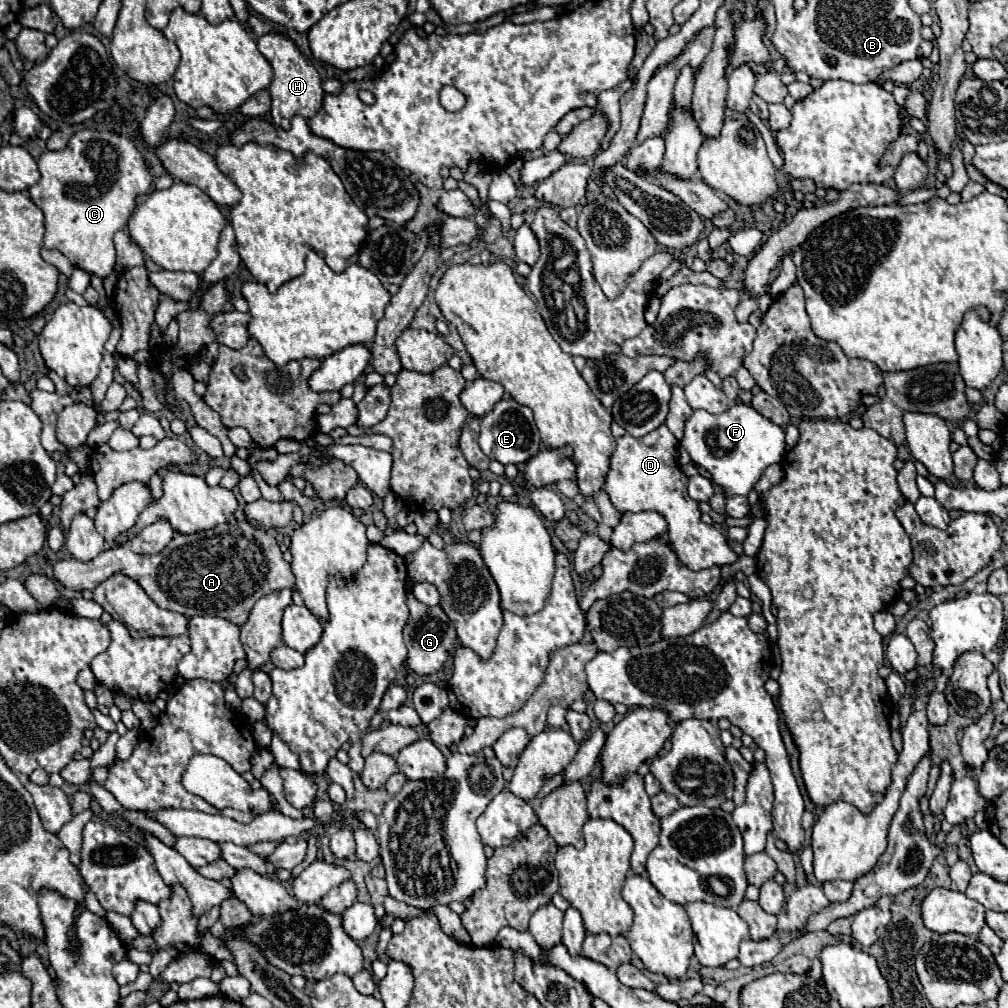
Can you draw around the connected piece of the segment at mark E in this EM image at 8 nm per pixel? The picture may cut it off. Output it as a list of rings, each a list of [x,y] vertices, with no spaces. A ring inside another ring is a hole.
[[[502,399],[494,405],[494,409],[490,413],[486,413],[482,419],[482,427],[480,427],[480,439],[478,445],[484,451],[484,455],[488,455],[494,461],[500,461],[502,465],[520,465],[526,463],[528,459],[532,459],[538,451],[540,451],[540,433],[538,427],[534,423],[532,411],[520,403],[516,403],[514,399]]]

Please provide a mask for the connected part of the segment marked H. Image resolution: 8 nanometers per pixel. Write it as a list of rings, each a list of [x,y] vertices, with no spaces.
[[[266,33],[258,39],[258,49],[260,53],[270,61],[272,69],[274,69],[274,79],[270,83],[270,97],[272,97],[272,121],[276,127],[288,129],[290,121],[294,115],[302,115],[304,119],[312,119],[320,107],[322,107],[322,97],[324,97],[324,89],[322,89],[322,79],[318,75],[318,71],[302,57],[300,49],[296,47],[296,43],[282,35],[282,33]]]

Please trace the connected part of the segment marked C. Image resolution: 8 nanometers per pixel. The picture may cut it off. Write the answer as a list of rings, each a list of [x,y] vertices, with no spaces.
[[[78,131],[62,151],[44,151],[38,159],[38,169],[42,173],[40,181],[28,189],[32,201],[44,213],[44,247],[56,249],[70,259],[70,263],[86,273],[98,277],[108,277],[114,271],[116,249],[112,237],[118,229],[124,229],[134,207],[136,197],[148,193],[152,187],[152,175],[146,167],[142,153],[136,149],[134,141],[112,131]]]

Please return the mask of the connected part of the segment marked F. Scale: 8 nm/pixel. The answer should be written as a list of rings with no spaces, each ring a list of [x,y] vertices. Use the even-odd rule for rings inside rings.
[[[738,401],[728,411],[712,415],[708,411],[694,411],[684,429],[682,445],[692,461],[710,471],[712,481],[724,489],[726,497],[748,495],[768,465],[780,463],[786,453],[786,433],[780,425],[760,415],[750,405]]]

